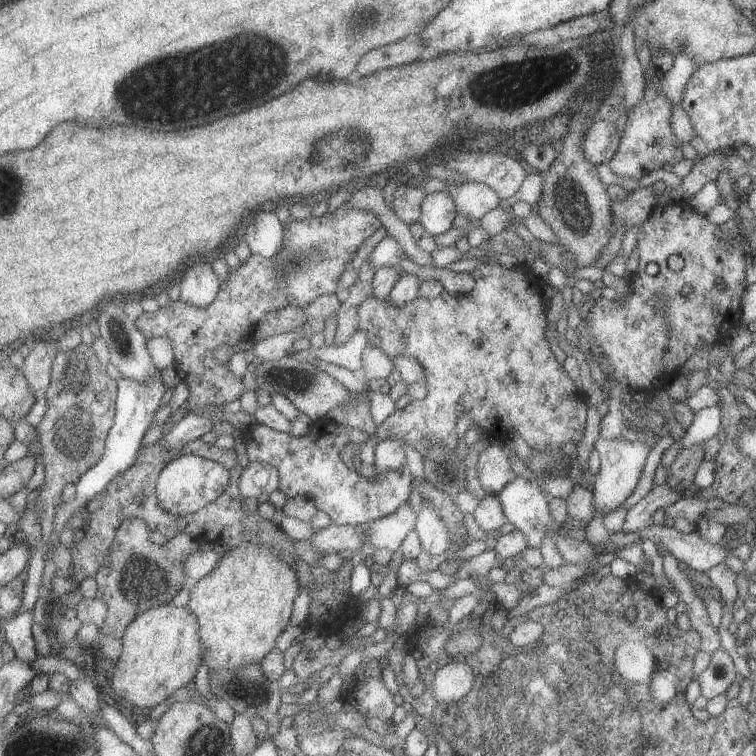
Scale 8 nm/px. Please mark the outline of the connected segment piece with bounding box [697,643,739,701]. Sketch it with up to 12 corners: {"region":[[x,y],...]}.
{"region":[[732,650],[711,655],[700,674],[702,696],[708,701],[726,693],[738,677]]}

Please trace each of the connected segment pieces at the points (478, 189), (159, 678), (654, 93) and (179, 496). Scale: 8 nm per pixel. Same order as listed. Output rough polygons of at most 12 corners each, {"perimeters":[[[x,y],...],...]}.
{"perimeters":[[[432,179],[428,192],[453,197],[457,214],[472,221],[497,208],[499,194],[483,183]],[[169,603],[126,632],[111,696],[153,710],[205,664],[199,618]],[[659,78],[628,120],[610,169],[642,179],[685,158]],[[199,455],[164,470],[159,502],[192,515],[229,490],[233,472]]]}

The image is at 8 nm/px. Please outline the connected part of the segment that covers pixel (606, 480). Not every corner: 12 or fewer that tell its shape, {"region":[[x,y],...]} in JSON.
{"region":[[646,437],[595,443],[594,507],[615,510],[635,490]]}

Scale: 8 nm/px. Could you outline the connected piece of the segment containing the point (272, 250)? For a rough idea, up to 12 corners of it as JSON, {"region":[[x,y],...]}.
{"region":[[260,210],[246,230],[254,254],[274,259],[287,228],[274,210]]}

